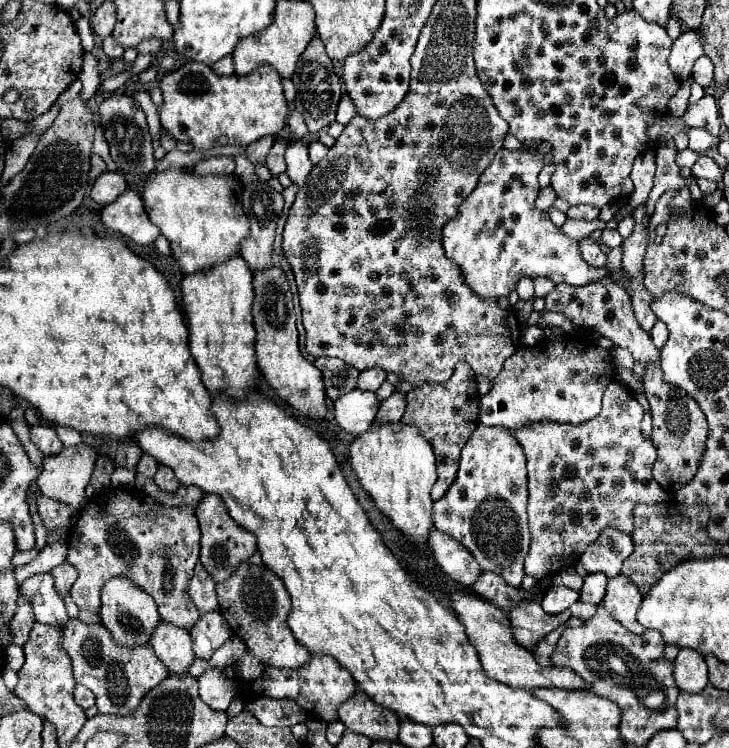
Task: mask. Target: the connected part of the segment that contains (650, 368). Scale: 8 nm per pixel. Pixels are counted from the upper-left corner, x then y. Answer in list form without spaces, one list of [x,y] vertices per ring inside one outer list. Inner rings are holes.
[[[648,364],[644,376],[644,394],[650,402],[650,412],[654,418],[652,442],[658,448],[658,458],[654,462],[654,480],[670,494],[676,494],[684,484],[696,474],[700,460],[704,456],[708,424],[698,402],[692,400],[682,388],[668,386],[662,378],[660,364]]]

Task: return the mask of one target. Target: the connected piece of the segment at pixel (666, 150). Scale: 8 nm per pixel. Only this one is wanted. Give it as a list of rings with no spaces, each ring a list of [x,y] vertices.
[[[666,142],[658,148],[658,156],[656,156],[656,176],[654,176],[654,188],[650,192],[650,198],[646,202],[646,214],[648,214],[648,220],[652,218],[654,214],[654,206],[658,202],[658,198],[668,192],[668,190],[682,190],[682,188],[688,188],[692,198],[694,200],[702,200],[702,192],[696,184],[696,178],[690,178],[690,180],[684,180],[682,174],[680,174],[680,168],[678,164],[674,162],[674,156],[676,156],[676,148],[674,148],[674,142]]]

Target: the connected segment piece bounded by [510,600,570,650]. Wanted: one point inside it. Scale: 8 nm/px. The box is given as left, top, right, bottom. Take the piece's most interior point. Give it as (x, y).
(531, 624)

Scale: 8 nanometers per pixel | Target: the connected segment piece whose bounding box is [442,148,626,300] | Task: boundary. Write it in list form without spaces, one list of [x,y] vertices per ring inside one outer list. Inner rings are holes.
[[[506,150],[496,152],[492,164],[480,176],[478,188],[462,202],[456,218],[442,228],[444,254],[458,264],[464,282],[484,300],[508,298],[520,278],[546,276],[554,284],[566,282],[584,286],[610,276],[624,286],[624,272],[610,274],[606,268],[590,268],[578,252],[578,242],[568,238],[558,226],[534,206],[540,184],[538,174],[544,168],[544,158],[536,150]]]

